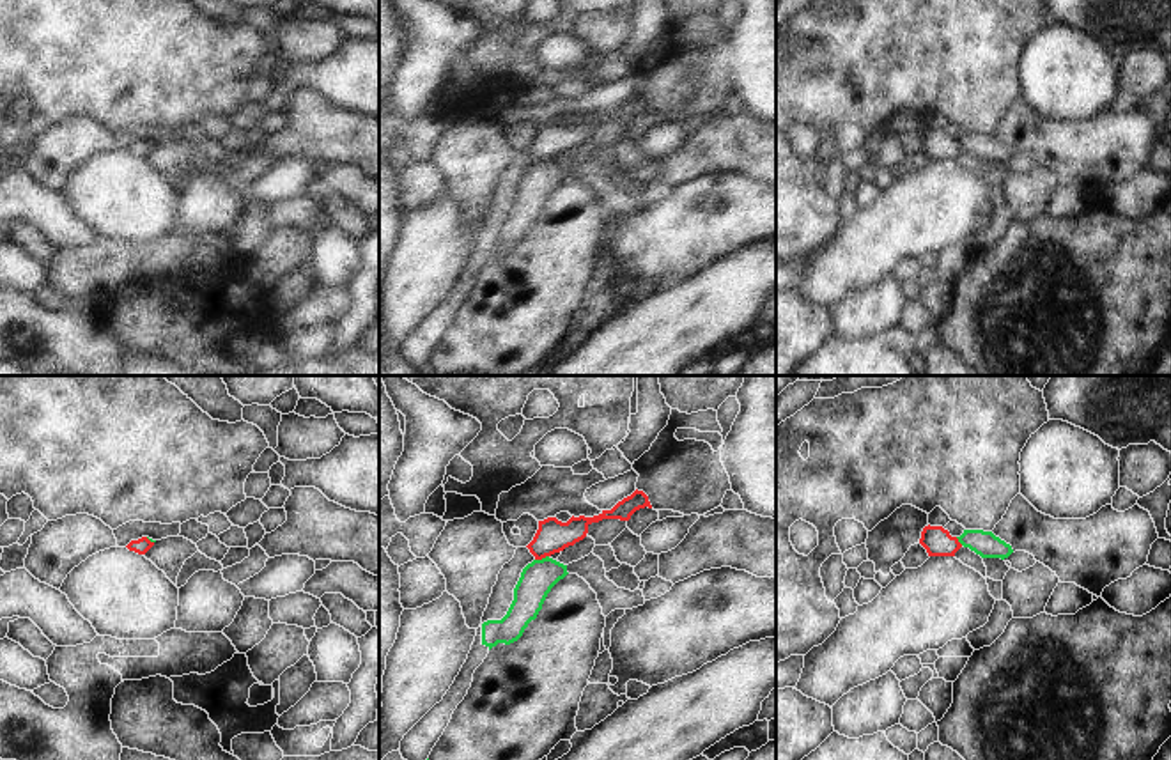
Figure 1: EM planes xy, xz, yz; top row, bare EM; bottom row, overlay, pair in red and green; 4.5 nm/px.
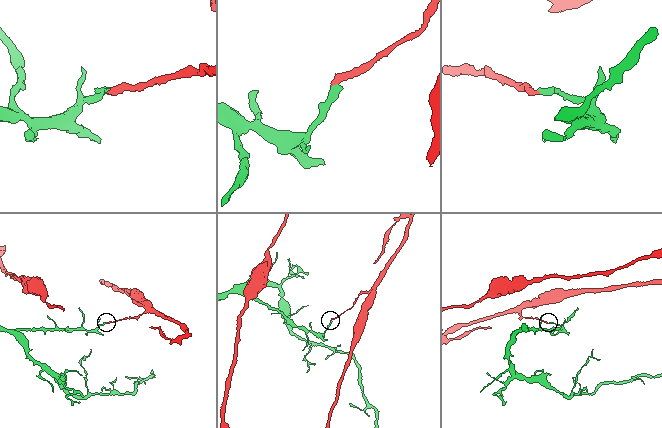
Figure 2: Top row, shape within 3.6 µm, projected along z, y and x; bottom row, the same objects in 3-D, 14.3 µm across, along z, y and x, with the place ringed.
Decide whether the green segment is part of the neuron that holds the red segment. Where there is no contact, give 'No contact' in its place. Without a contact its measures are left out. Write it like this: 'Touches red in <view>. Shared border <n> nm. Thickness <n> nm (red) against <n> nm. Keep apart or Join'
Touches red in xz. Shared border 70 nm. Thickness 150 nm (red) against 160 nm. Keep apart.

